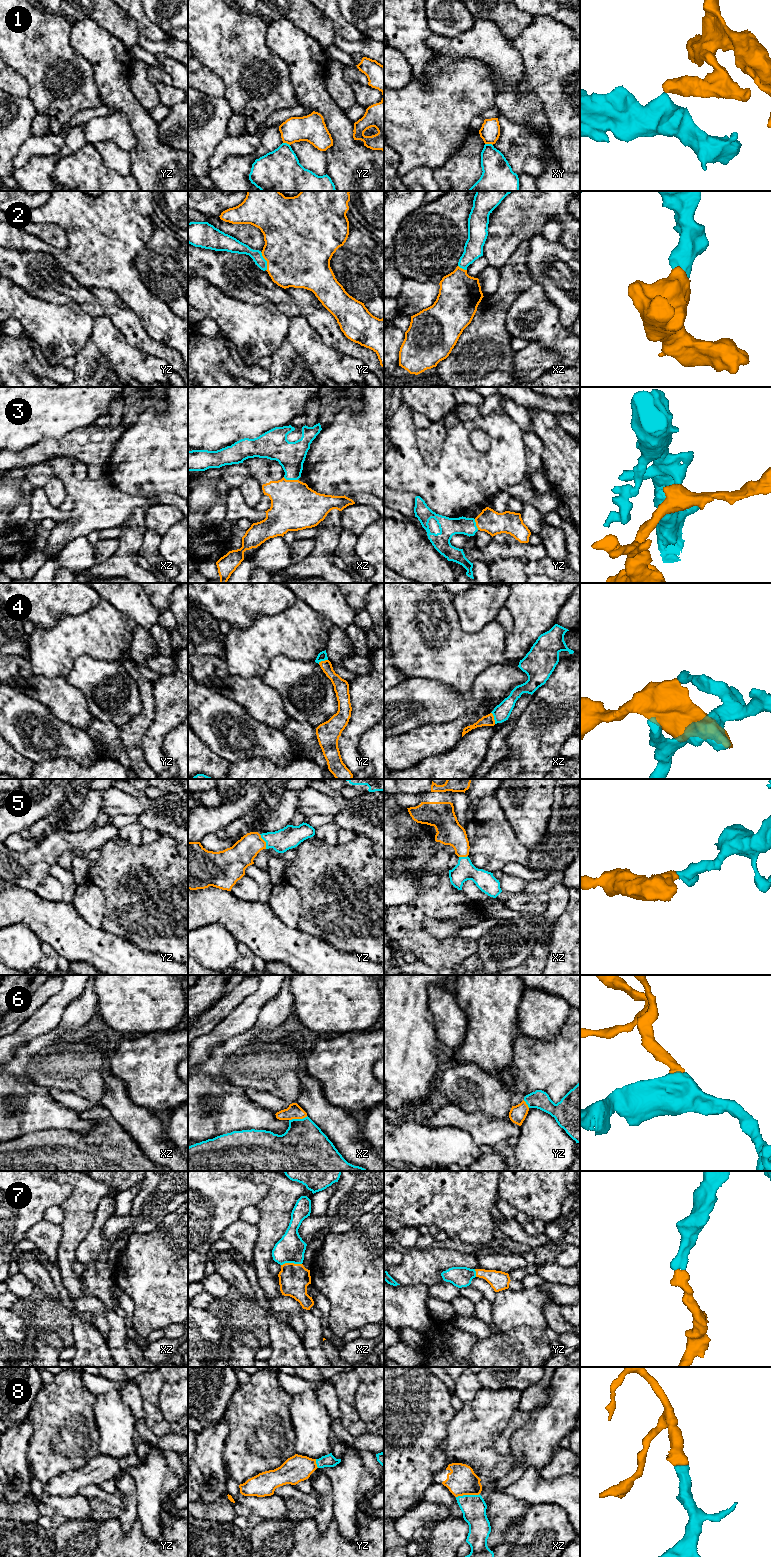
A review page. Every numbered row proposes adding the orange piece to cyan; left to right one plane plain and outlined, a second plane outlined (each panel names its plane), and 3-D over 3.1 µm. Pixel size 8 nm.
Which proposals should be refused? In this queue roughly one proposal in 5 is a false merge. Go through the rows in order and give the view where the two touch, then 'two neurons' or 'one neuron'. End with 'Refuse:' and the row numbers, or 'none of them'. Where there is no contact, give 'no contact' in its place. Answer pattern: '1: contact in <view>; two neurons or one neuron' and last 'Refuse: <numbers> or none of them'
1: contact in xy; two neurons
2: contact in yz; one neuron
3: contact in xz; one neuron
4: contact in xz; two neurons
5: contact in yz; one neuron
6: contact in xz; one neuron
7: contact in xz; one neuron
8: contact in xz; one neuron
Refuse: 1, 4

